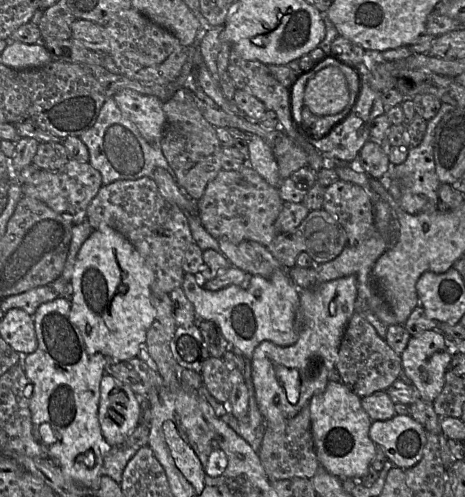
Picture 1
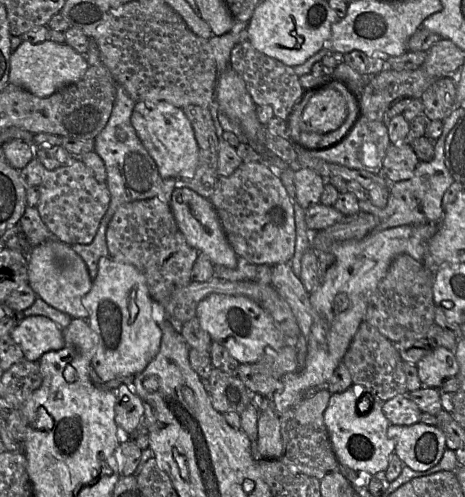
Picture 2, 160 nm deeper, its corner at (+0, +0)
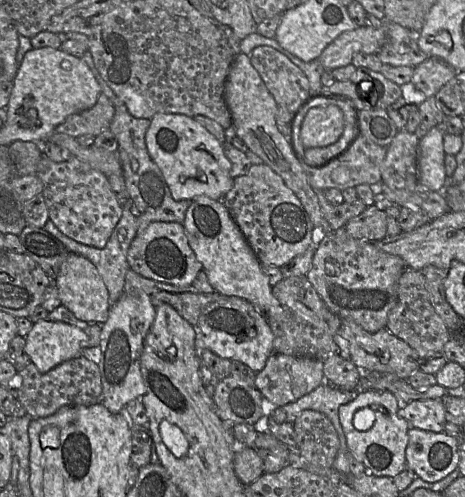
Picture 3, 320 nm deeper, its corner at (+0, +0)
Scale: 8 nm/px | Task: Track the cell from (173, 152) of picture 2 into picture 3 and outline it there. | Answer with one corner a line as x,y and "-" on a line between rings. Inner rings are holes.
157,113
150,120
145,142
149,155
160,168
173,199
191,201
196,197
206,196
222,200
232,189
234,178
230,175
231,164
225,156
223,144
192,117
183,114

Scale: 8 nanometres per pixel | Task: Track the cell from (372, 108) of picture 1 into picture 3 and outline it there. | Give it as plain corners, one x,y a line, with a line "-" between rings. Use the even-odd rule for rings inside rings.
362,134
354,139
349,148
337,159
322,168
311,167
303,161
311,186
317,191
337,188
340,191
353,188
360,184
377,187
382,182
382,167
386,158
387,148
368,141

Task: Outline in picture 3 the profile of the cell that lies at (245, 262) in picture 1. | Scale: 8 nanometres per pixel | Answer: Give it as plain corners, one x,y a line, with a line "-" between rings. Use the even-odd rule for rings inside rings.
340,318
340,325
334,335
338,354
353,362
362,371
377,371
396,374
407,380
420,369
421,357
409,344
384,328
378,332
368,332
355,322

